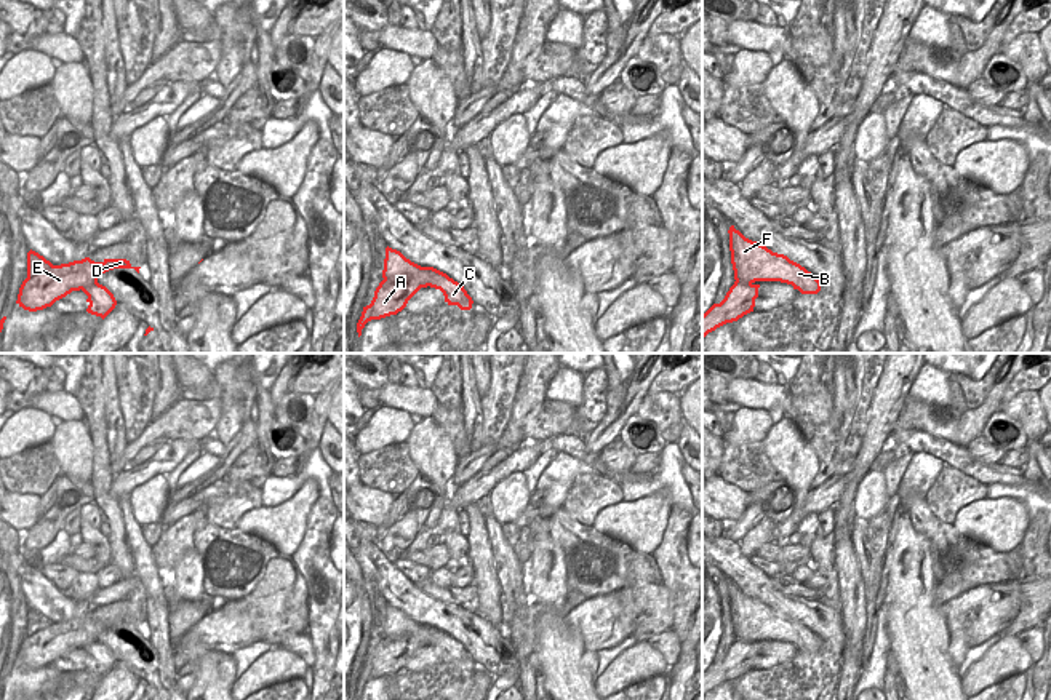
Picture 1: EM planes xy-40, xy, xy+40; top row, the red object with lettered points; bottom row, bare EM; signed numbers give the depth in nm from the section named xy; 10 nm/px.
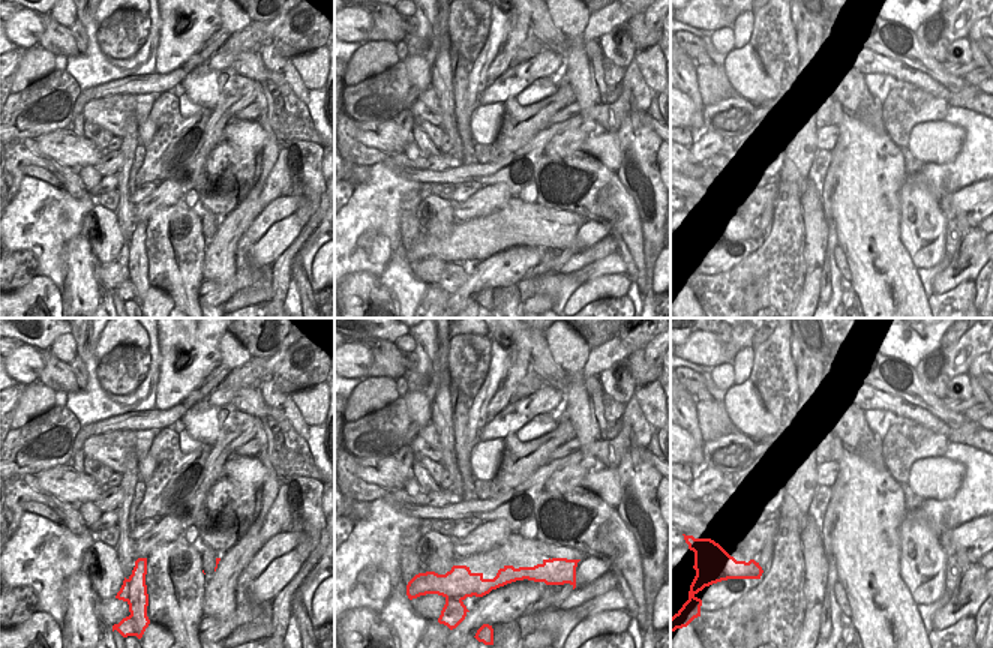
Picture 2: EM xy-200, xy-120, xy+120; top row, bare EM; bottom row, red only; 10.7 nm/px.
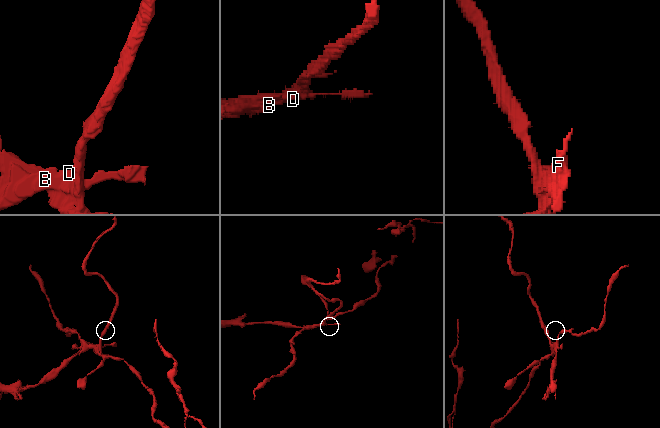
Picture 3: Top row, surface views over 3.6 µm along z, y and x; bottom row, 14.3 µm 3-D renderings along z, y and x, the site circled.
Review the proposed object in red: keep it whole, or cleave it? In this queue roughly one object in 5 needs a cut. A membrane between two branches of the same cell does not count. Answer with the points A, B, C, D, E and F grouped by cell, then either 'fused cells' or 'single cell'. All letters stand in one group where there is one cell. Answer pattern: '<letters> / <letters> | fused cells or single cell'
A D E / B C F | fused cells

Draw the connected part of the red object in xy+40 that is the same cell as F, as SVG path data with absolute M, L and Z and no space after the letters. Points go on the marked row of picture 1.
M734 225L729 227L728 233L734 283L781 281L792 284L801 294L821 291L821 281L787 256L745 238Z

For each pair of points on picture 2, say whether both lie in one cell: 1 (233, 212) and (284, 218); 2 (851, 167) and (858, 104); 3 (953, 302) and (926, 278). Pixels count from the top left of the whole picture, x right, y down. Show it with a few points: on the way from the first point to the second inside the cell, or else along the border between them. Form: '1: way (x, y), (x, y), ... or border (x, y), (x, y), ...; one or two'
1: border (285, 192), (261, 212), (237, 243); two
2: border (848, 113), (869, 123), (876, 131), (884, 129); two
3: way (944, 302), (938, 302), (927, 287); one

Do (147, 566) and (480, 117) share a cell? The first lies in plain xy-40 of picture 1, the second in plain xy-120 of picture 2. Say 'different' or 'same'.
different

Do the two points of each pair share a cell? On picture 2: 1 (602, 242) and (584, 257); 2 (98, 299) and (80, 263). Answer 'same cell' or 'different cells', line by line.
1: same cell
2: same cell

